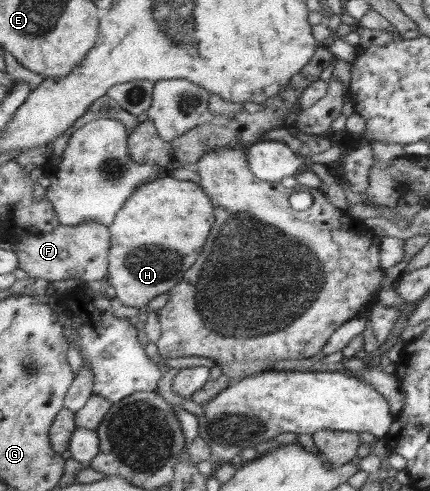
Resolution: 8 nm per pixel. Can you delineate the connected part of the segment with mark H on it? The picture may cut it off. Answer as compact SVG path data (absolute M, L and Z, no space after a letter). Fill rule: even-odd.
M166 173L146 184L146 187L134 191L134 194L126 199L122 210L118 211L109 228L111 243L107 277L110 285L116 290L118 300L124 306L140 309L158 295L170 292L202 251L202 245L206 243L215 221L213 212L210 199L198 184L179 181Z

